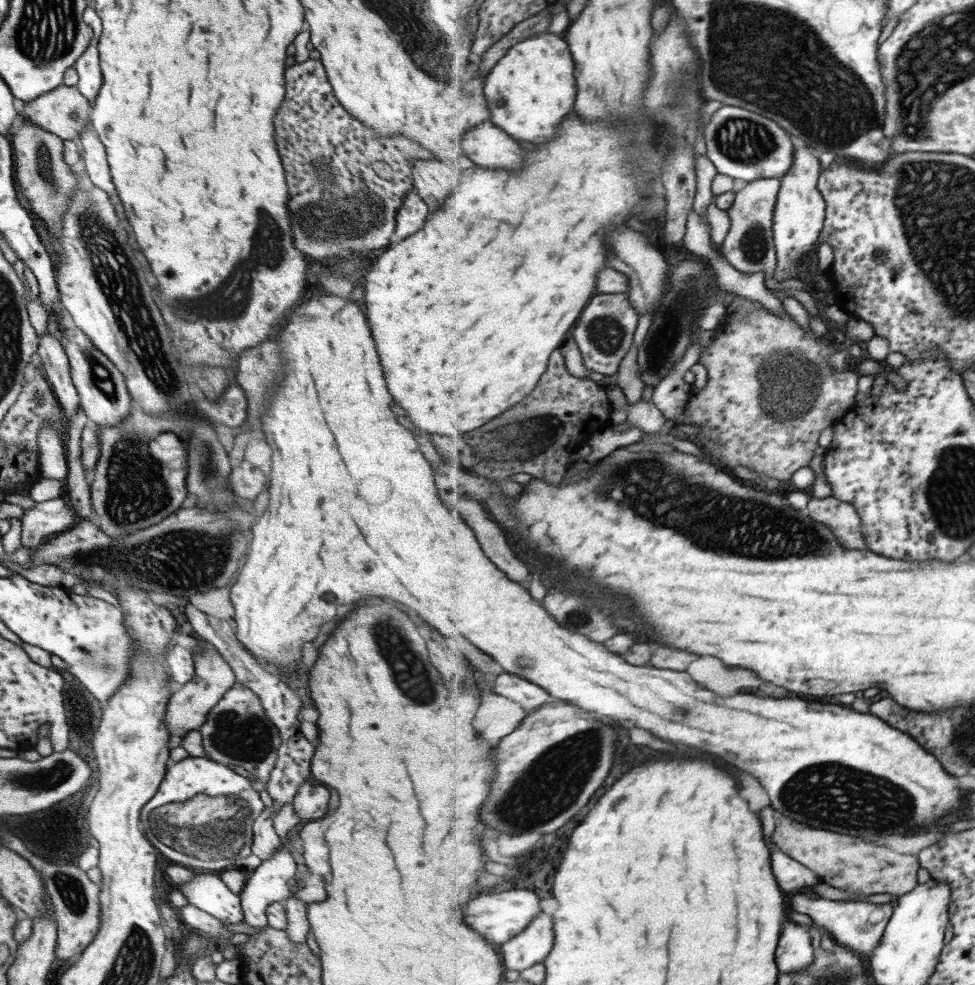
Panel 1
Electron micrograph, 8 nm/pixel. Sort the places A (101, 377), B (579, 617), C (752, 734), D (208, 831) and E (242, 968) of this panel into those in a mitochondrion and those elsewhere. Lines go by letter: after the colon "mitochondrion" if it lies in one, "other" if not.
A: mitochondrion
B: mitochondrion
C: other
D: mitochondrion
E: other

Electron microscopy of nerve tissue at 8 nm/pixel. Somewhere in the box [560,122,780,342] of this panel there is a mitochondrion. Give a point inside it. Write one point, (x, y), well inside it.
(754, 247)

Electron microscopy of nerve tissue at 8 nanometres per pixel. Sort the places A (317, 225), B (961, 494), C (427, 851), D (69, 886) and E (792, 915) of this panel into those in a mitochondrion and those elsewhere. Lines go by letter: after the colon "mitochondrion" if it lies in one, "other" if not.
A: mitochondrion
B: mitochondrion
C: other
D: mitochondrion
E: other

